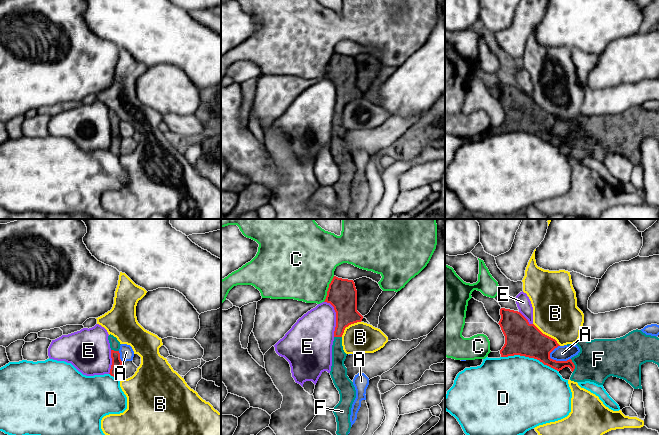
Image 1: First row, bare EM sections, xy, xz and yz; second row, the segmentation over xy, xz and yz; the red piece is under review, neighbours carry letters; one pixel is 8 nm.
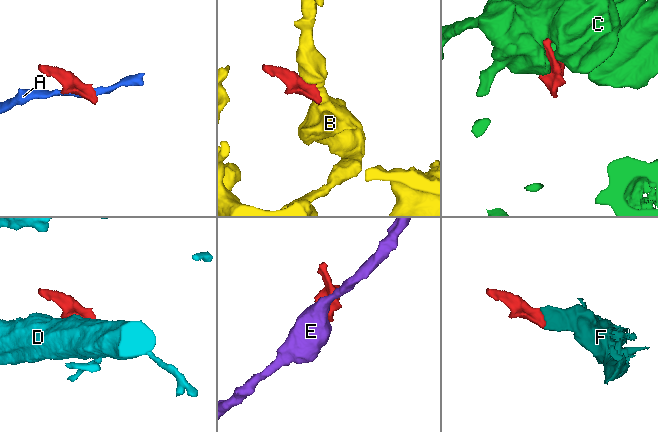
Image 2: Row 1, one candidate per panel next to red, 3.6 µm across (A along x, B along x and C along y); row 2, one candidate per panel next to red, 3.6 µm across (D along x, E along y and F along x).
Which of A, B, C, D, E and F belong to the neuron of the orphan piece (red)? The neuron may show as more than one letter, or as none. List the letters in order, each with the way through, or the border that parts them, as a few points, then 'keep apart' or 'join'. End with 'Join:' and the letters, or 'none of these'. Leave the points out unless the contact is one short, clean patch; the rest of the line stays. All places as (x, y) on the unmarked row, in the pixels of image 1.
A: border along yz (549, 129), (552, 135), (570, 135); keep apart
B: border along yz (533, 99), (560, 121); keep apart
C: keep apart
D: keep apart
E: keep apart
F: runs through yz (544, 133), (554, 140), (574, 141), (589, 141), (598, 135); join
Join: F

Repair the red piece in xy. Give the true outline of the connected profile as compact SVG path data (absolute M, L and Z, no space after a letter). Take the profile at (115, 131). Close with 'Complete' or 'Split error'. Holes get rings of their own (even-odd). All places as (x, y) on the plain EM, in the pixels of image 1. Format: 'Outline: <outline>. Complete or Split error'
Outline: M109 111L108 112L108 116L110 119L110 124L111 124L111 134L112 134L112 141L111 141L111 145L110 145L110 151L113 152L116 155L120 156L119 153L119 148L120 148L120 144L122 141L122 137L120 135L120 129L119 129L119 125L120 125L120 118L117 116L116 113L114 113L113 111Z. Split error

